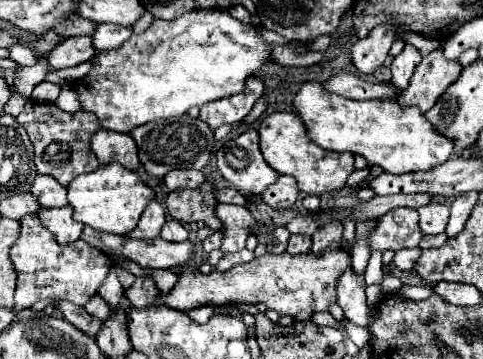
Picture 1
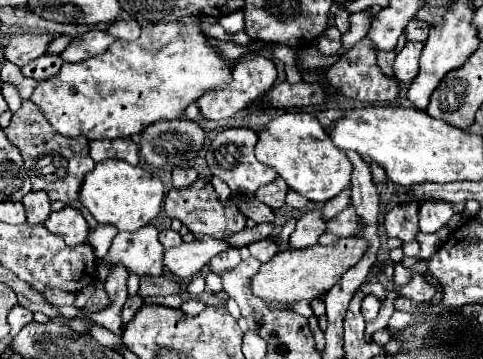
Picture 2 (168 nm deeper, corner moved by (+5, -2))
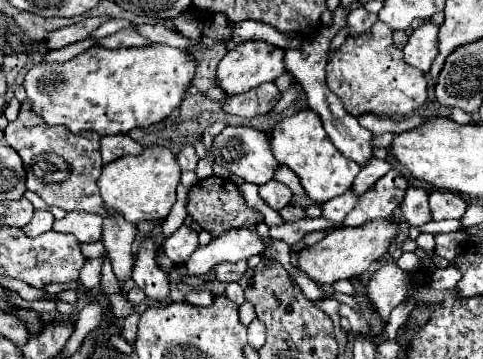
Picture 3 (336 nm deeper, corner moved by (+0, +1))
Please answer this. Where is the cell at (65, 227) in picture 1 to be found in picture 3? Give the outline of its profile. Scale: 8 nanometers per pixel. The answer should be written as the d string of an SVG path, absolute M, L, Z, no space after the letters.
M67 213L61 221L55 221L53 231L71 233L77 237L79 243L93 243L101 239L101 223L103 217L97 213Z

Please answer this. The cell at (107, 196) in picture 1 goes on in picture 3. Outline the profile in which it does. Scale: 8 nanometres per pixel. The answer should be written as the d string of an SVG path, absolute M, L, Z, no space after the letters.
M151 145L143 149L141 155L119 157L109 165L103 165L103 173L99 177L99 189L103 201L115 209L123 211L123 217L131 223L139 223L143 219L165 219L175 203L175 189L181 181L181 167L171 149Z

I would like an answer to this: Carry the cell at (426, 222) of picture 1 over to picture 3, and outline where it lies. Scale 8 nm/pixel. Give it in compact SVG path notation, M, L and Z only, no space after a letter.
M437 189L429 195L429 207L433 213L433 221L461 219L465 215L467 201L463 197L459 197L459 193Z

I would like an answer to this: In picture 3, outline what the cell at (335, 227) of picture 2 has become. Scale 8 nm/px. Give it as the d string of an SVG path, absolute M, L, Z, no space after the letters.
M389 171L367 193L361 195L359 203L347 215L343 225L359 227L365 221L371 221L377 217L391 217L397 211L399 203L403 201L407 187L409 187L407 177L401 171Z

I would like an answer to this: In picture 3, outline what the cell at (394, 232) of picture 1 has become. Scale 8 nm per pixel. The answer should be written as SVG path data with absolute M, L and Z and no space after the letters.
M409 187L405 191L405 199L401 203L401 211L403 211L403 217L405 217L405 221L409 225L419 227L431 221L427 199L429 199L429 191L423 189L423 187Z

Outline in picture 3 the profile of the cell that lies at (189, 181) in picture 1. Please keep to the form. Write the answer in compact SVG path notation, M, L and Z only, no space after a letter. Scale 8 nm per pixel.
M189 143L183 145L183 149L177 155L177 161L179 161L179 165L181 165L183 171L195 171L197 161L199 161L199 157L195 155L195 147L189 145Z

